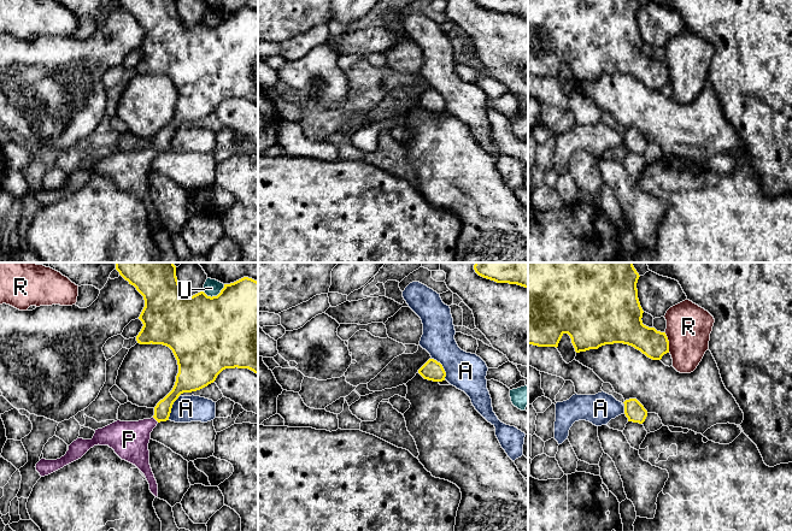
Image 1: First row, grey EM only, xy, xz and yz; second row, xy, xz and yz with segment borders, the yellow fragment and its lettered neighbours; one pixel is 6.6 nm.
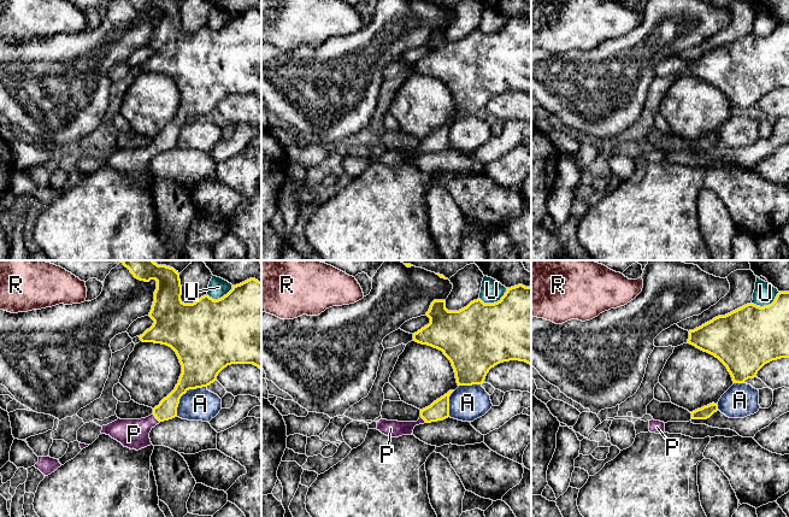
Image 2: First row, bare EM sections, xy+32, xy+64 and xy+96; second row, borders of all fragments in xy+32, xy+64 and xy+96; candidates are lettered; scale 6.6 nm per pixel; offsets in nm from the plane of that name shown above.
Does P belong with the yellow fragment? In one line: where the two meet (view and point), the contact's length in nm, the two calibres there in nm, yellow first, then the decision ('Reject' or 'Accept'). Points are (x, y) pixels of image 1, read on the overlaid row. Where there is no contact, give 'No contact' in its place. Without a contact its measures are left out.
Touches yellow at xy (156, 419). Shared border 50 nm. Thickness 110 nm (yellow) against 260 nm. Accept

